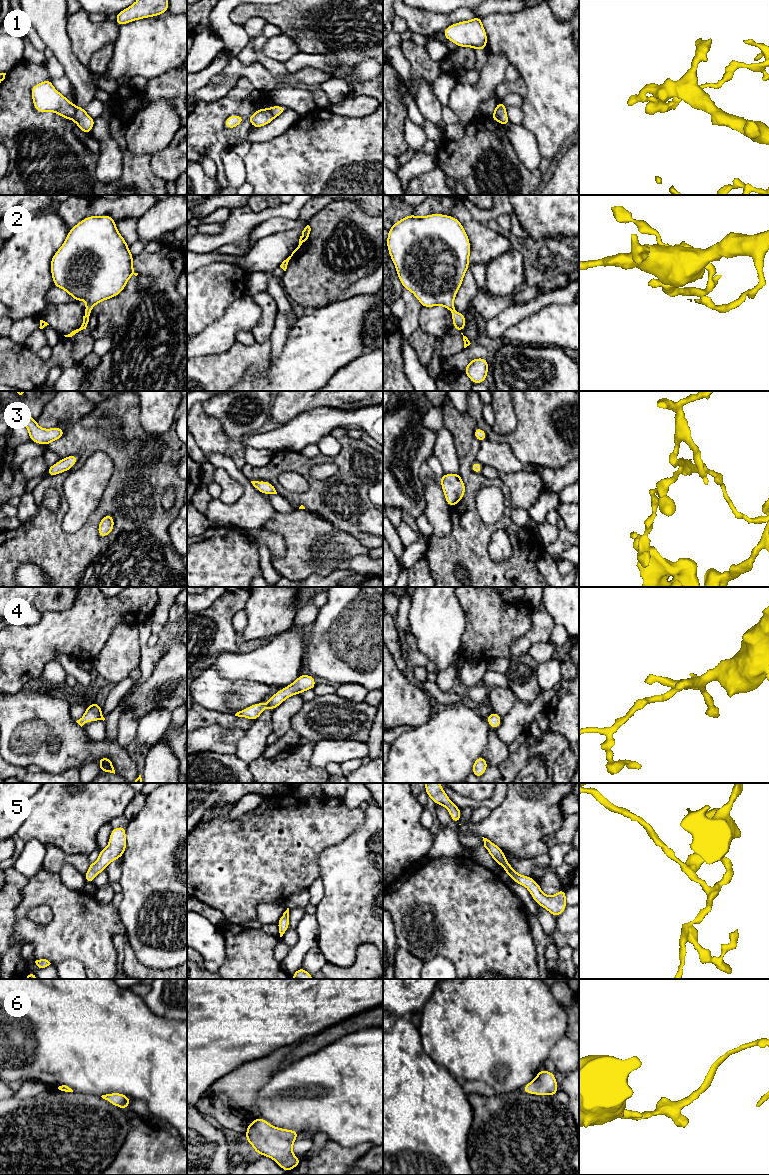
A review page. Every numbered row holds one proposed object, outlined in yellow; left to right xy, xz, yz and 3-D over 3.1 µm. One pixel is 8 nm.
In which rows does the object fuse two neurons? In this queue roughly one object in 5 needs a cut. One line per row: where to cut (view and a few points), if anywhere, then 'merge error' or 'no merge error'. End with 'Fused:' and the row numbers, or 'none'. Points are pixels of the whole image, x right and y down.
1: cut xy (76, 107), (72, 119); merge error
2: cut none; no merge error
3: cut none; no merge error
4: cut none; no merge error
5: cut none; no merge error
6: cut none; no merge error
Fused: 1

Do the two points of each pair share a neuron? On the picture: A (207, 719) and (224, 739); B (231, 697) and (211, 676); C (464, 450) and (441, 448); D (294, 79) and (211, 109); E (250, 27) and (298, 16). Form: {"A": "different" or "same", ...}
{"A": "different", "B": "same", "C": "different", "D": "different", "E": "different"}

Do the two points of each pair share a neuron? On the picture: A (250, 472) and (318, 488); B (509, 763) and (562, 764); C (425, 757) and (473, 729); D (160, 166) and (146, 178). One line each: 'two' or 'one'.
A: one
B: two
C: one
D: two

